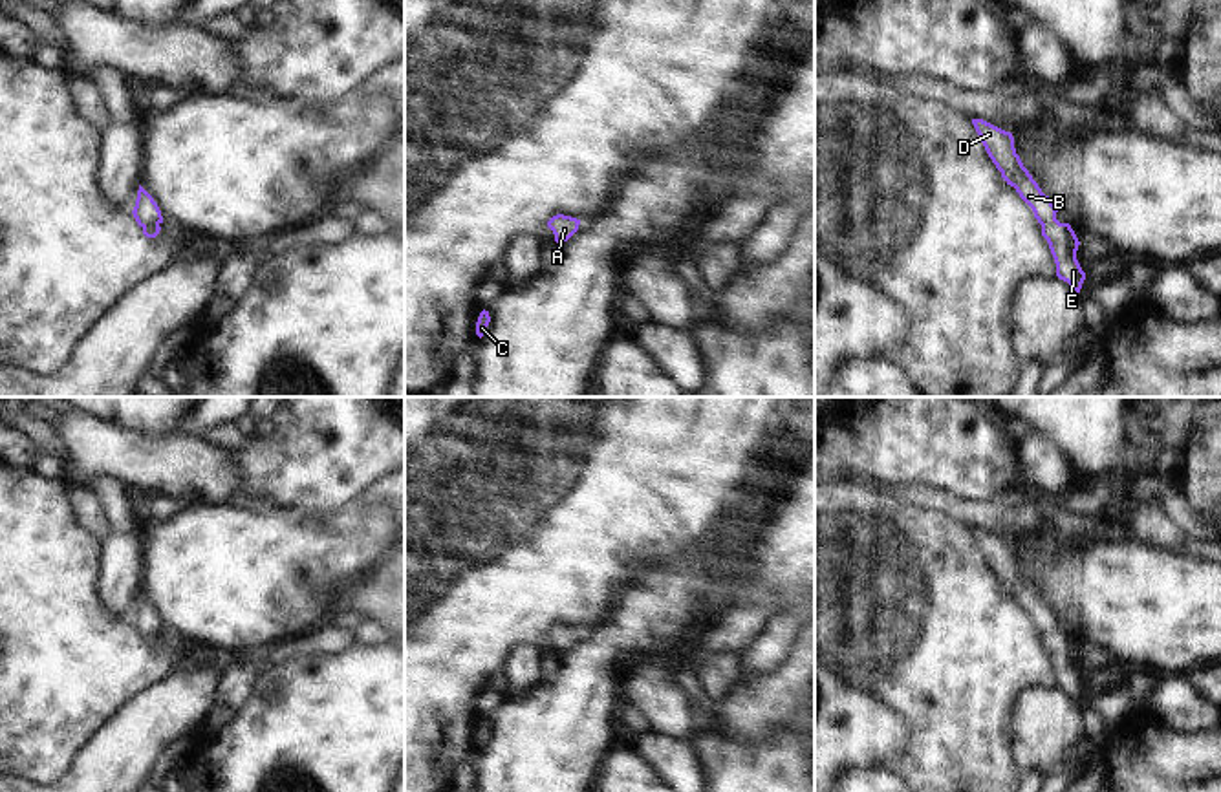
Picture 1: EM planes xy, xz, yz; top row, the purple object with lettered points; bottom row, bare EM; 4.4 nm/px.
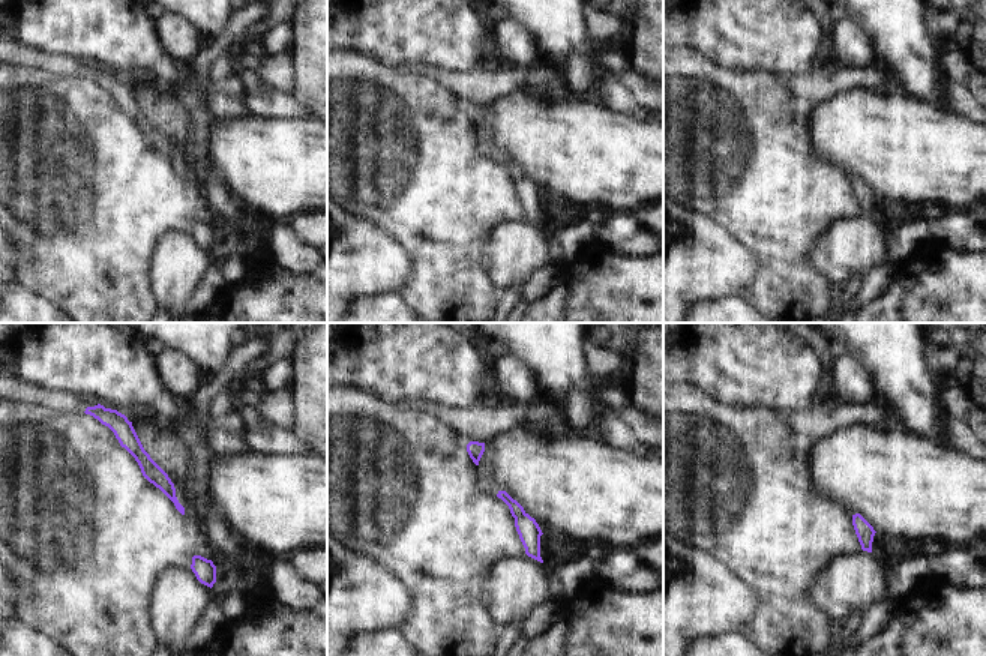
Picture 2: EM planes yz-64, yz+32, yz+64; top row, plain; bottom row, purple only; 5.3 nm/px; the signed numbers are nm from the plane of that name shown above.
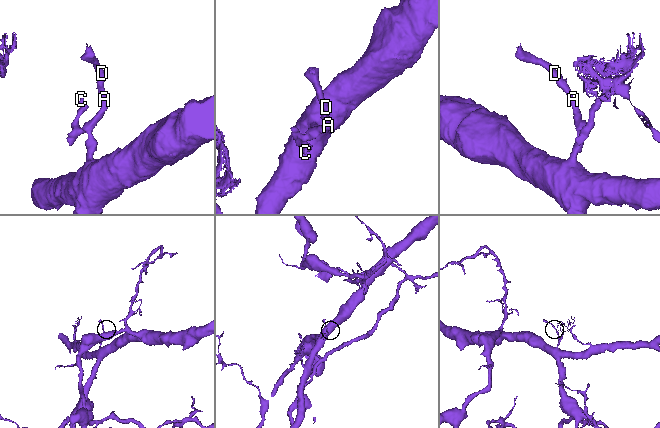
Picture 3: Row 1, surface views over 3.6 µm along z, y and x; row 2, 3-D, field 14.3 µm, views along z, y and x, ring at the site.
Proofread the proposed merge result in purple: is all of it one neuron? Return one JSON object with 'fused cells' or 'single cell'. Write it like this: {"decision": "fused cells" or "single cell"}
{"decision": "single cell"}

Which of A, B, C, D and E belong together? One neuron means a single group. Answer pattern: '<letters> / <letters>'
A B C D E

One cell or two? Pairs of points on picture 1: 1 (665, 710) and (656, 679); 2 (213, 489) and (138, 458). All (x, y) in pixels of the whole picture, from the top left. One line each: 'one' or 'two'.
1: one
2: one

